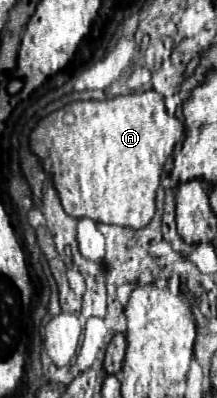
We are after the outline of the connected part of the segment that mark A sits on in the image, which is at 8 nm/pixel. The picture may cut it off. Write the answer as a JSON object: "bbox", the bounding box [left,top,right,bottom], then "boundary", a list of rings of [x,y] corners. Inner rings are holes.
{"bbox":[30,92,184,228],"boundary":[[[136,92],[108,100],[82,100],[66,104],[64,108],[42,118],[30,134],[30,150],[42,162],[42,170],[54,180],[62,208],[68,216],[90,218],[100,224],[114,224],[122,228],[146,228],[156,210],[156,192],[166,158],[172,155],[174,144],[184,136],[180,120],[170,116],[164,98],[154,92]],[[72,112],[74,122],[66,124],[64,114]]]}

